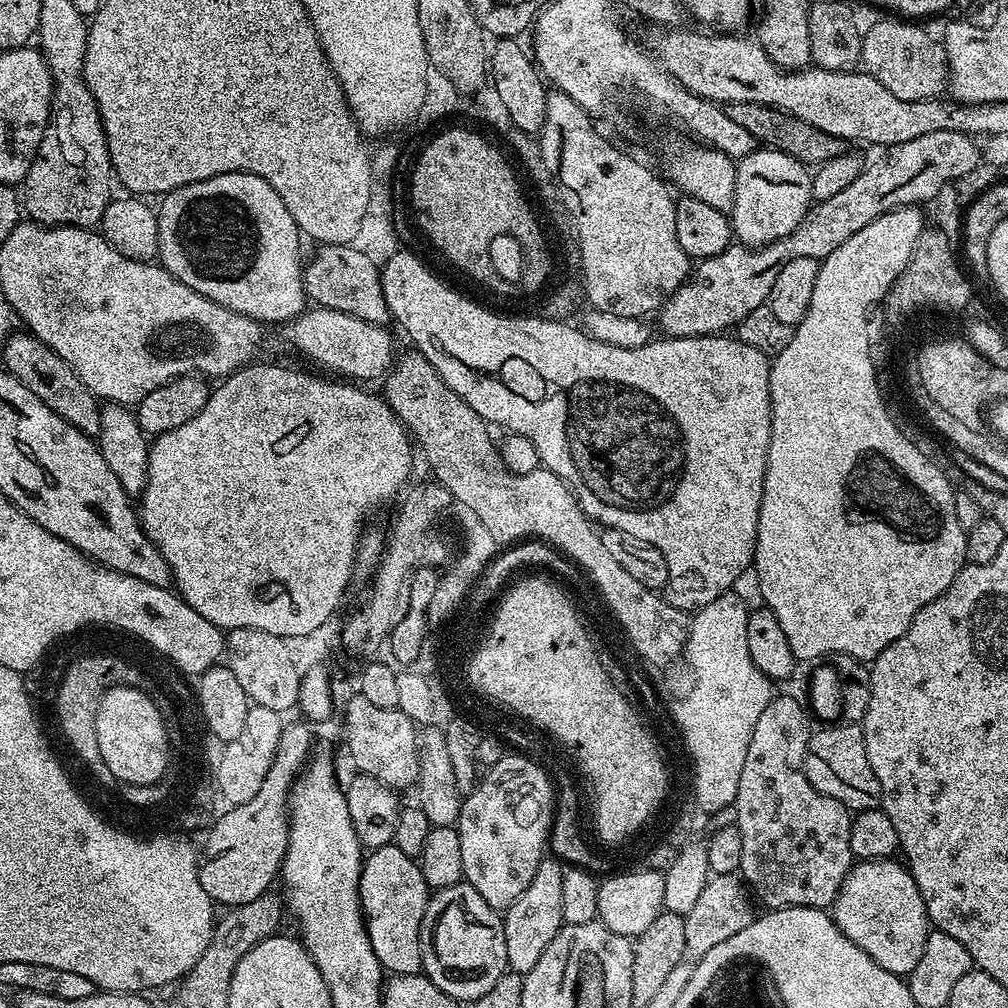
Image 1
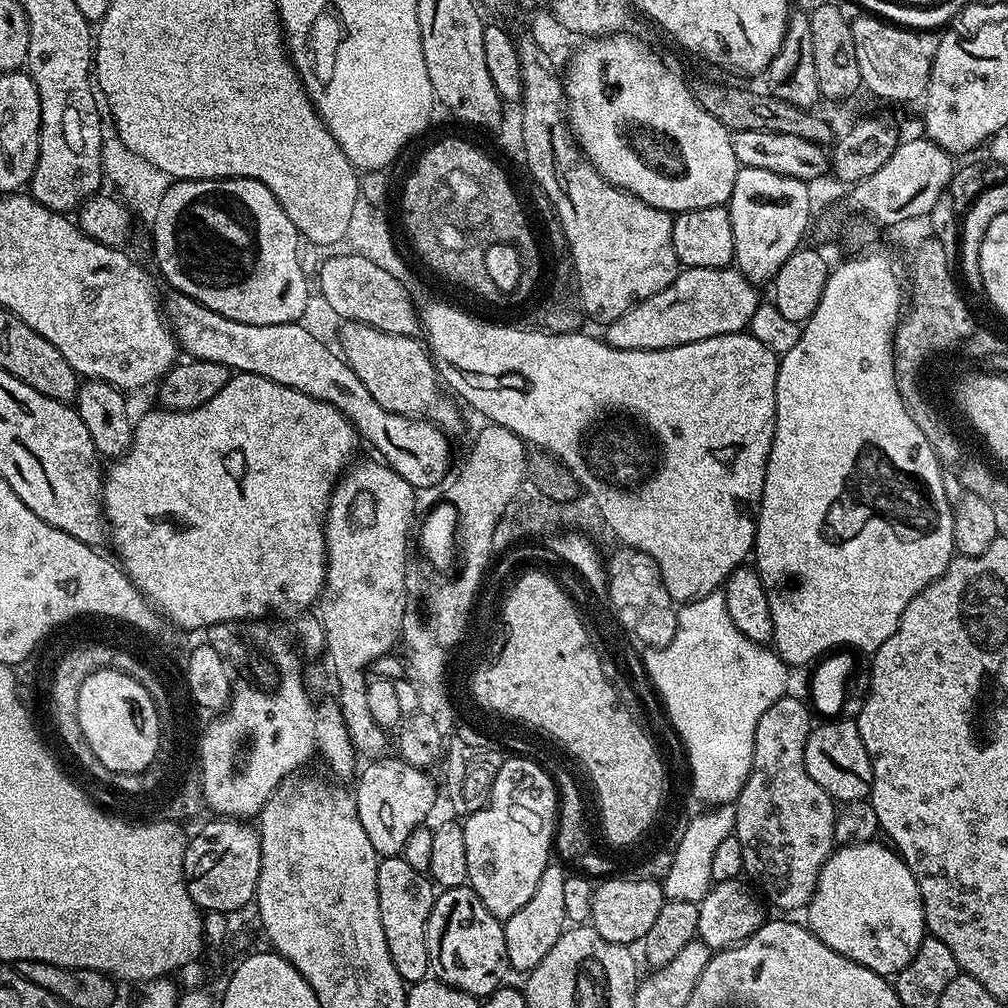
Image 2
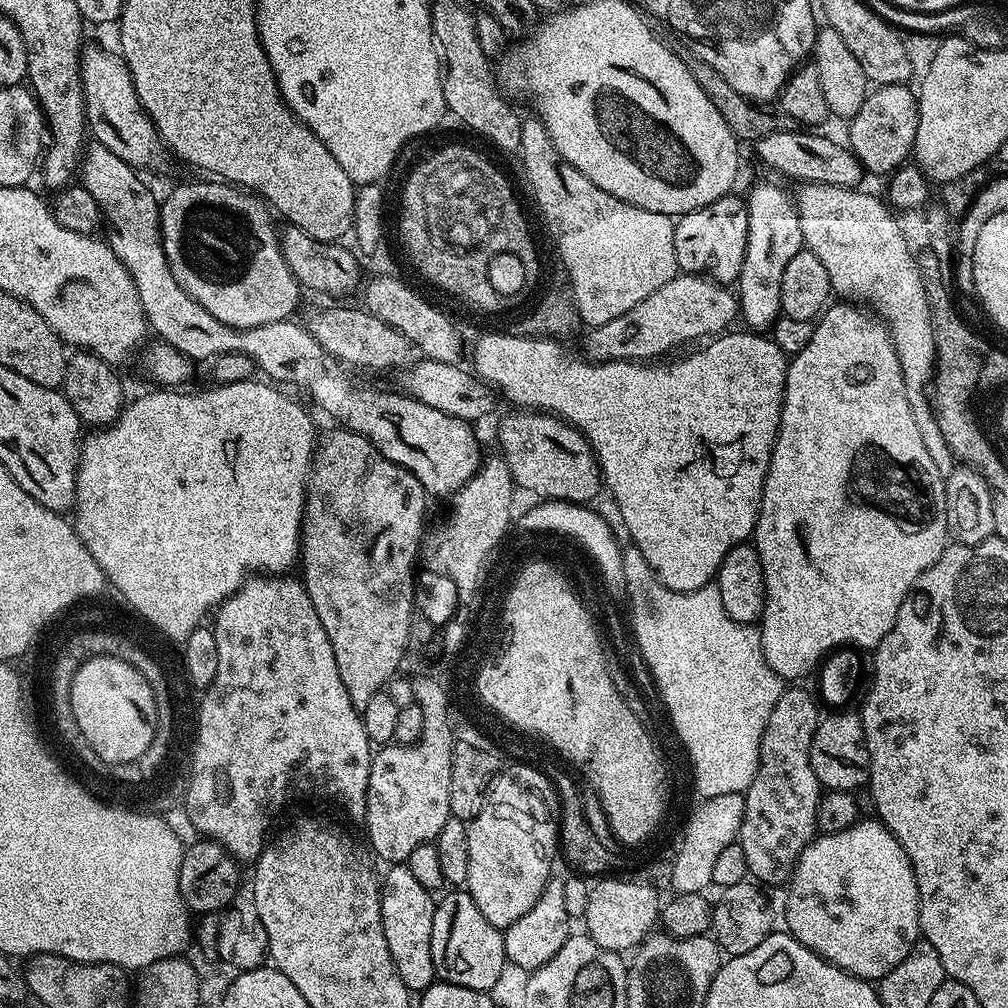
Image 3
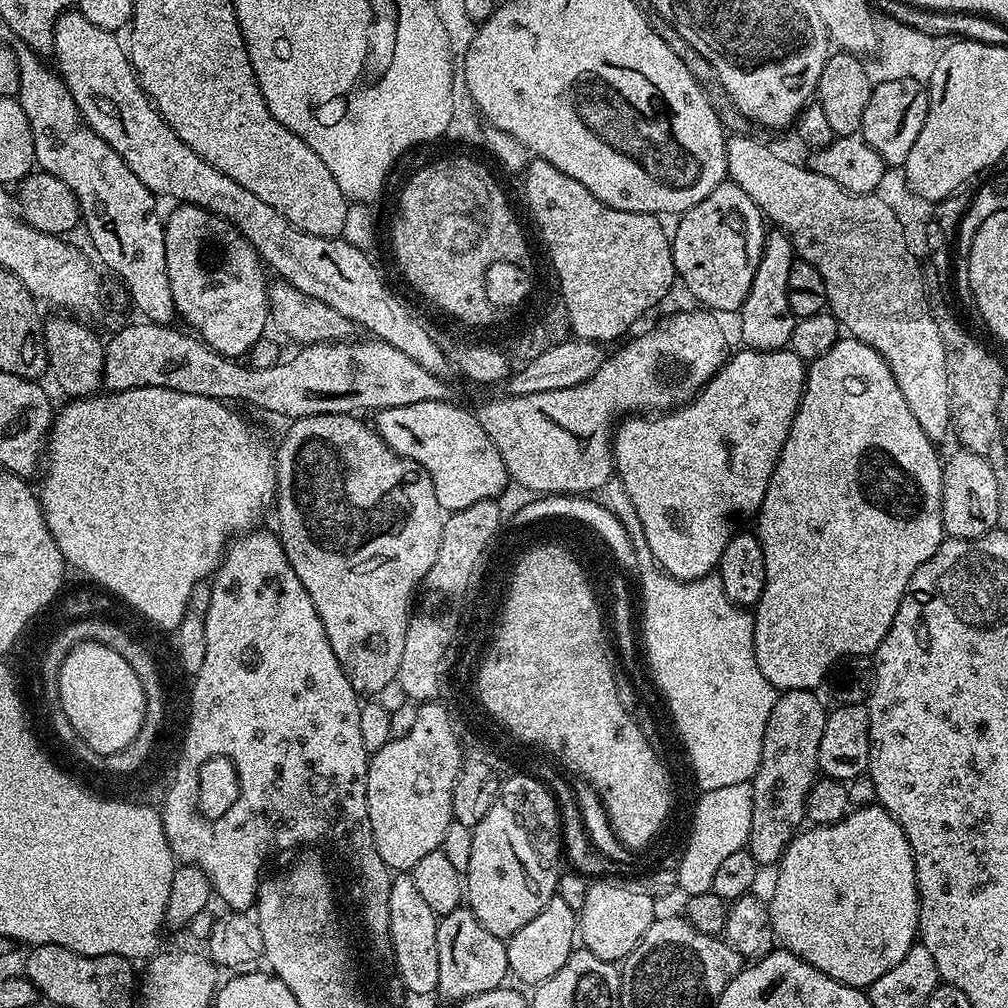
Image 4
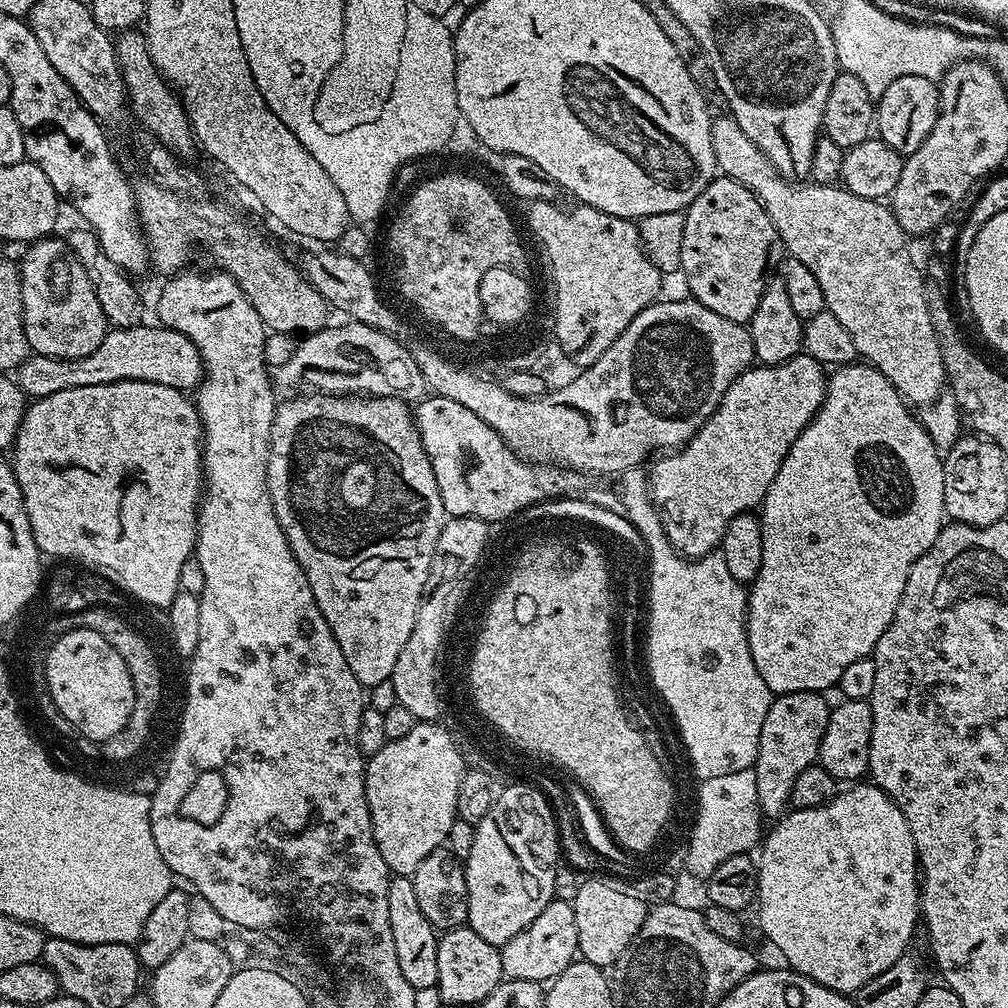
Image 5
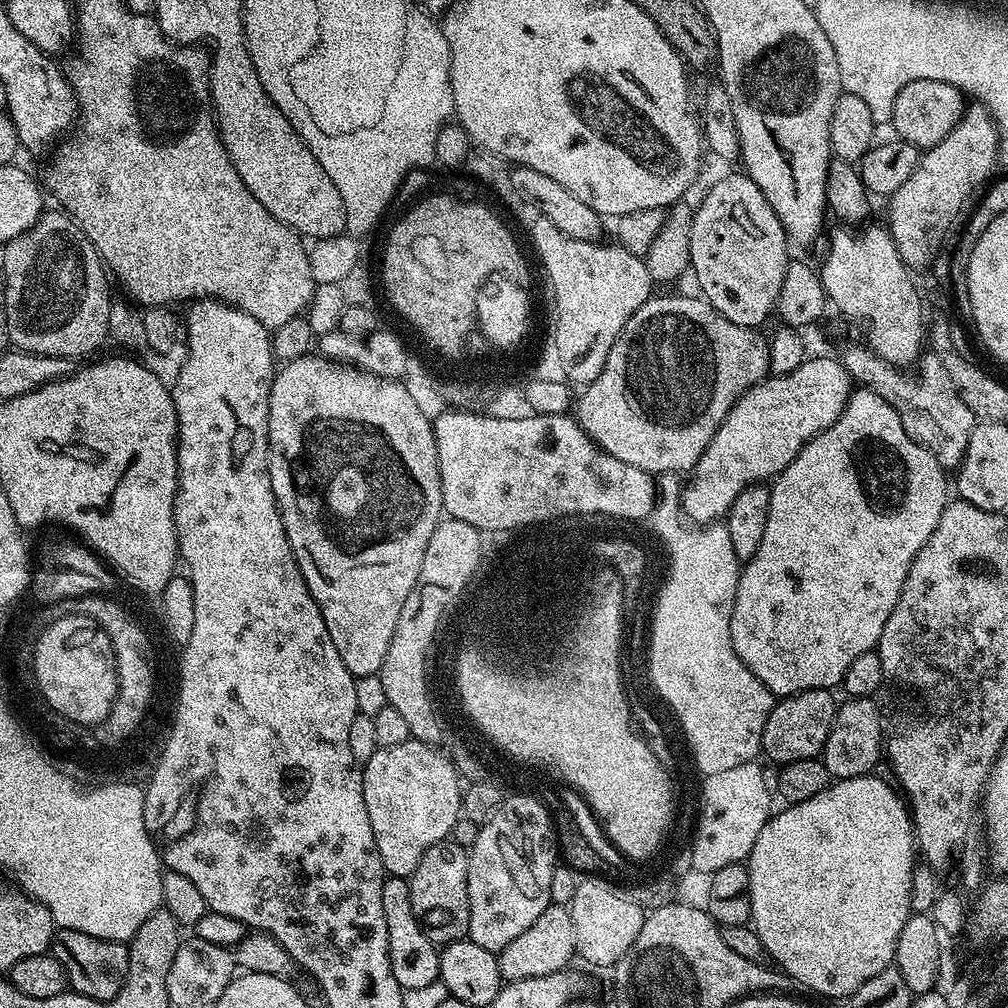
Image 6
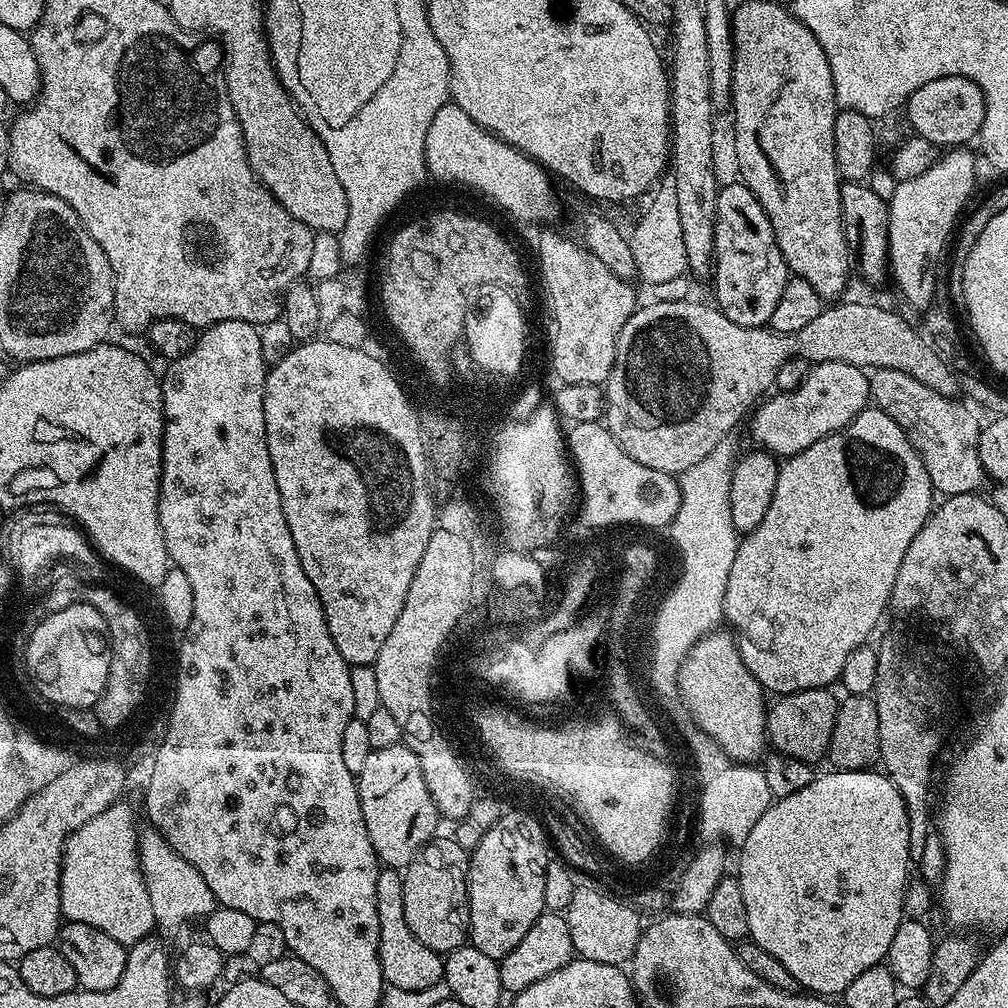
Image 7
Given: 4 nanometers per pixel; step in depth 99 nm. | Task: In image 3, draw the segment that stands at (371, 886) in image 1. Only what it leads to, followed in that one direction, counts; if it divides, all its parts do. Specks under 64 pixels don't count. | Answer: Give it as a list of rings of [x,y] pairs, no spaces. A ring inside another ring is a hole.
[[[396,862],[389,868],[392,869],[385,876],[383,873],[380,885],[382,930],[402,982],[409,992],[419,994],[437,979],[436,967],[432,961],[432,931],[437,901],[433,893],[428,892],[422,882],[416,881],[414,874],[410,874],[407,863]]]

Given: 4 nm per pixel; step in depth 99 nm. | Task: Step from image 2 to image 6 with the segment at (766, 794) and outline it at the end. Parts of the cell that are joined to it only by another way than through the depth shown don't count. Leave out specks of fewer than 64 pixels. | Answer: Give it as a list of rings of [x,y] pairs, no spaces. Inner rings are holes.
[[[815,688],[777,699],[766,718],[762,734],[765,757],[772,759],[776,766],[819,757],[824,751],[824,743],[836,717],[838,700],[832,695],[827,688]]]

